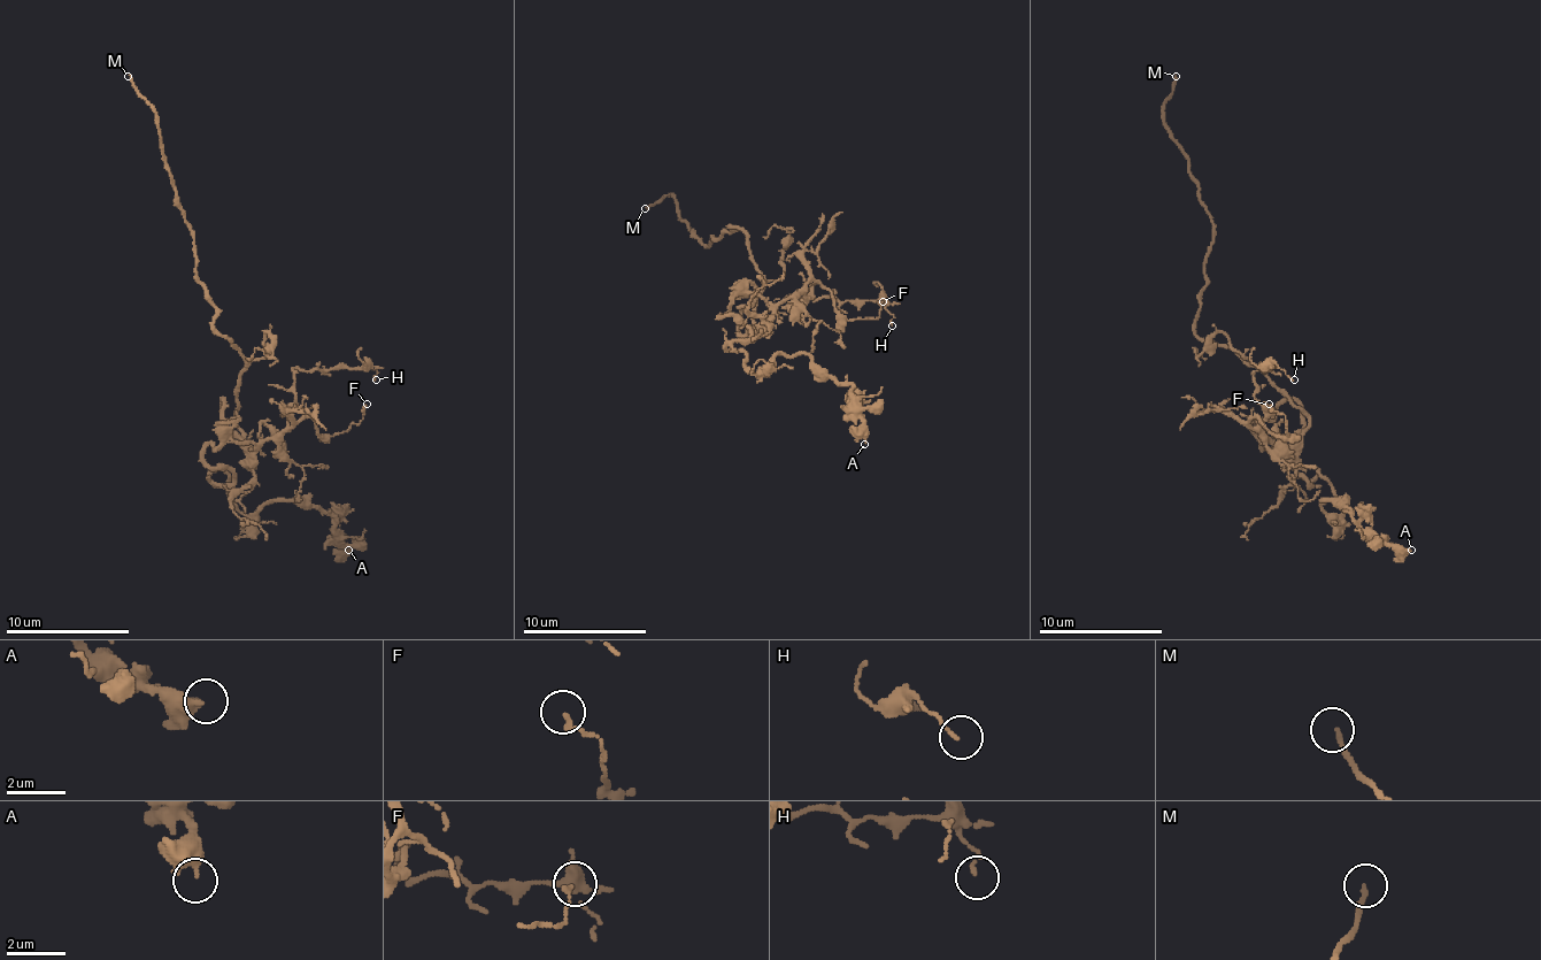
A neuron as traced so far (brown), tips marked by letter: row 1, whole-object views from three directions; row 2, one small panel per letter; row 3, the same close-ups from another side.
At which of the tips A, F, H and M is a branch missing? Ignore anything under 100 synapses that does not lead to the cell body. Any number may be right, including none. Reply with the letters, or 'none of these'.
M

